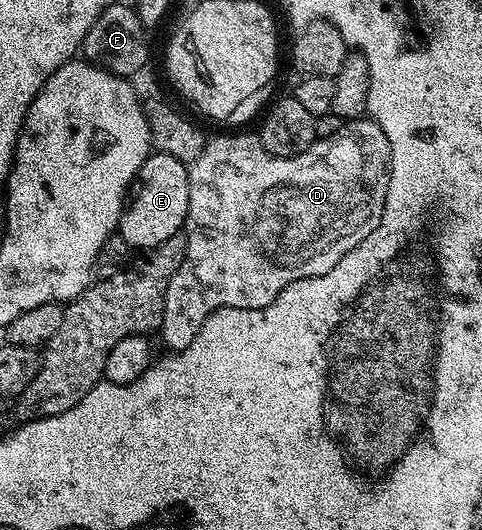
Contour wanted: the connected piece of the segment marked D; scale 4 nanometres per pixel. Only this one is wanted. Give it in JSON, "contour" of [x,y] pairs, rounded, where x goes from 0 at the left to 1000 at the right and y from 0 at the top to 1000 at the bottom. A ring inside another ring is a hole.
{"contour":[[[763,219],[741,221],[732,228],[718,228],[703,249],[683,260],[660,260],[624,291],[610,298],[575,298],[556,291],[546,279],[539,258],[525,253],[459,253],[452,260],[436,258],[425,270],[421,287],[392,313],[392,345],[396,347],[396,385],[388,400],[388,415],[380,428],[384,443],[384,487],[371,498],[363,521],[346,536],[346,558],[338,566],[338,596],[330,617],[330,632],[351,651],[353,662],[365,664],[388,657],[396,642],[405,642],[405,626],[429,604],[429,596],[444,592],[454,581],[554,581],[562,566],[595,536],[612,528],[629,528],[645,521],[670,521],[670,513],[687,513],[728,468],[737,468],[770,438],[778,438],[778,423],[795,408],[795,385],[803,377],[803,347],[807,345],[807,266],[795,257],[795,245],[782,230]]]}

